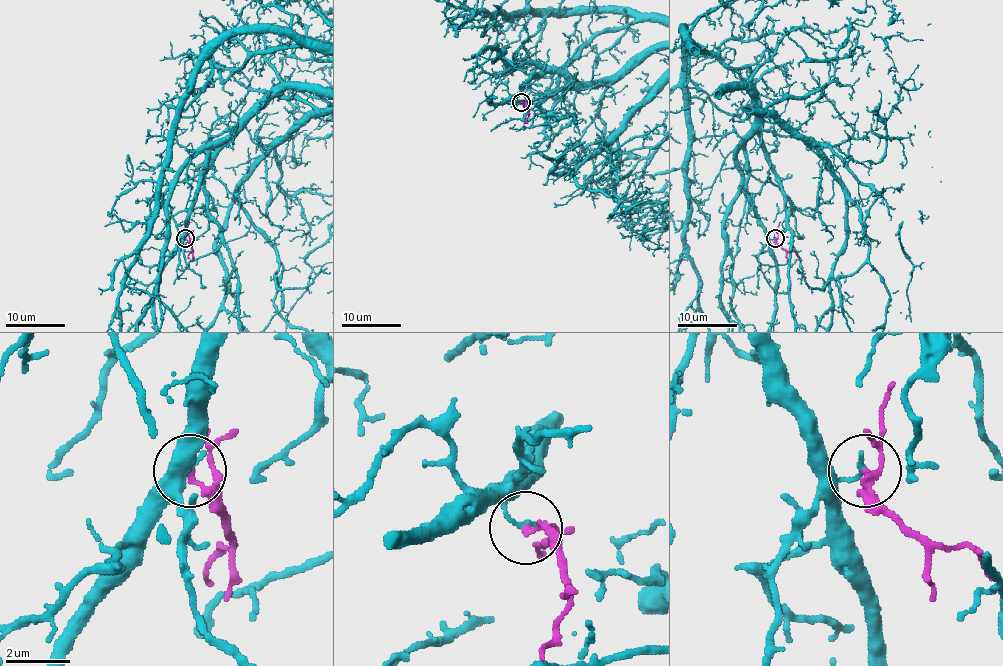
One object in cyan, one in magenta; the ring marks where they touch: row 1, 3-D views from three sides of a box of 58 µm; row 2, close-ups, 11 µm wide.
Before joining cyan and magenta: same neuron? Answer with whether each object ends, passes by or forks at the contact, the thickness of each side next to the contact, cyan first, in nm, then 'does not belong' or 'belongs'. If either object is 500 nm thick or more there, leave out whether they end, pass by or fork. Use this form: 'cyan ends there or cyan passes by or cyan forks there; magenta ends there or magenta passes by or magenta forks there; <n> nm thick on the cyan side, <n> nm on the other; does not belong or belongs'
cyan ends there; magenta passes by; 170 nm thick on the cyan side, 120 nm on the other; does not belong

